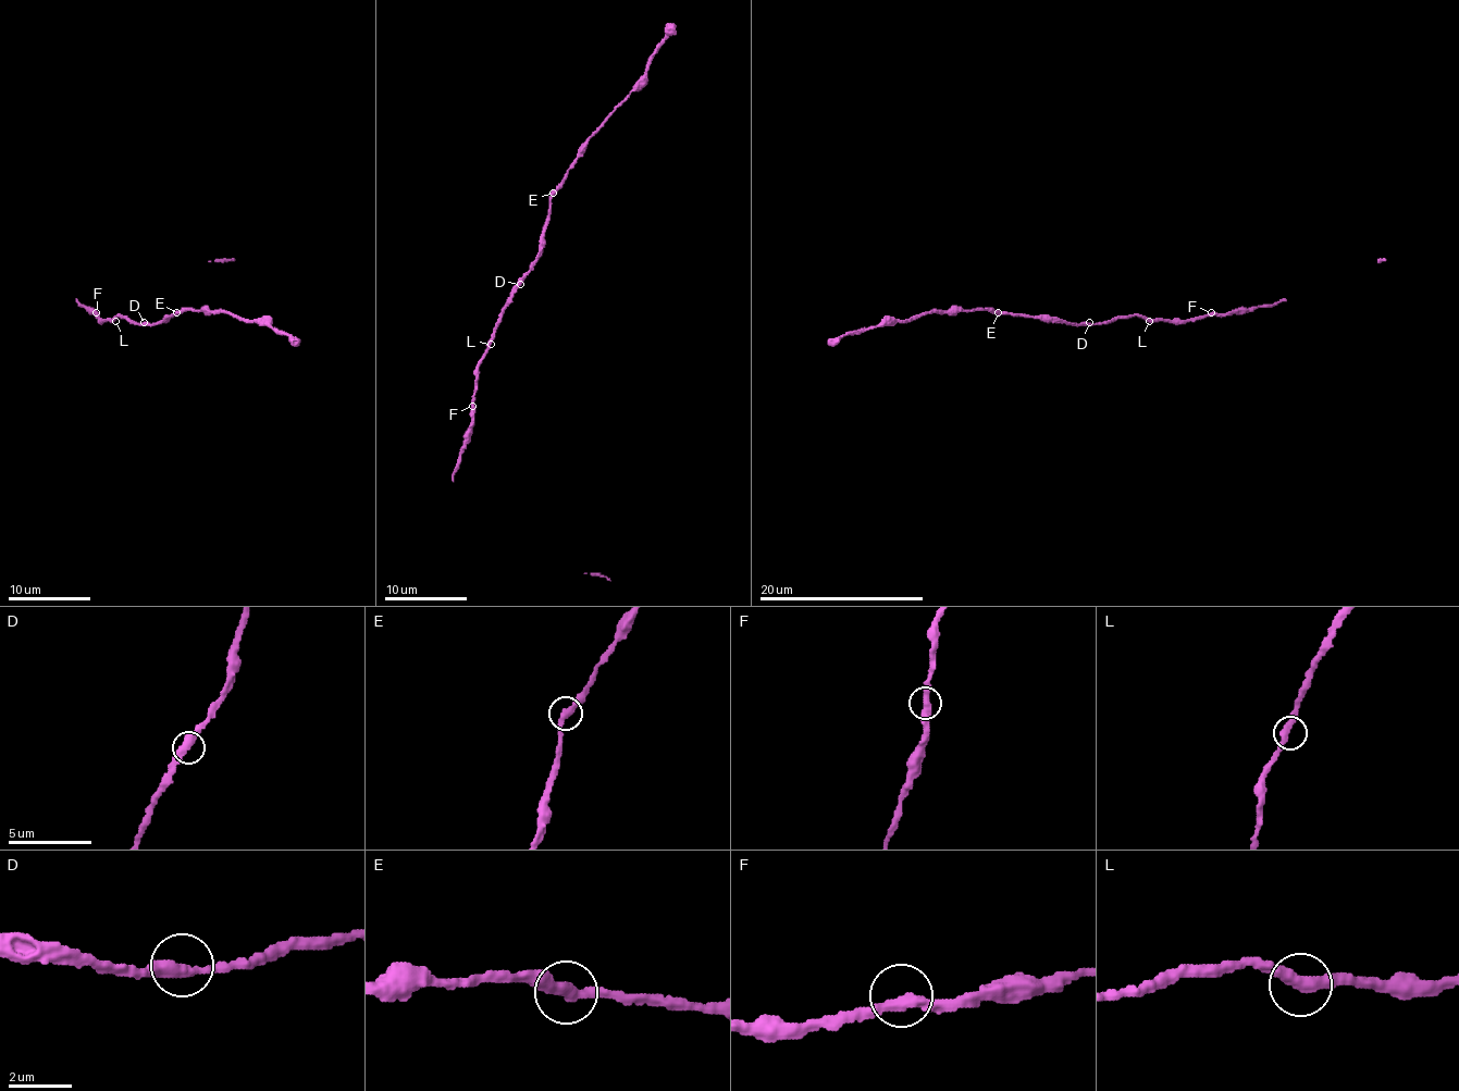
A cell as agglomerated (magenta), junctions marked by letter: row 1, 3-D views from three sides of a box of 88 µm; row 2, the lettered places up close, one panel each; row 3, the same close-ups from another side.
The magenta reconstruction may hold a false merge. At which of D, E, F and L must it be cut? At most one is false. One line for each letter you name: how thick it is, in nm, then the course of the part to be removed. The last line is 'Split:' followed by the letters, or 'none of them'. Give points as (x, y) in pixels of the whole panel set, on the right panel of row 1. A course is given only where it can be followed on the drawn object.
Split: none of them

